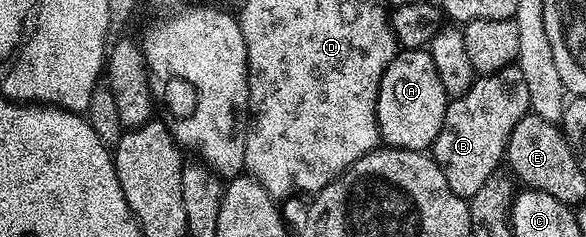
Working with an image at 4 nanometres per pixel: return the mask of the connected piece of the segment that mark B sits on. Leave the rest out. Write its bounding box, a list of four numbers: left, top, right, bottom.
[433,64,530,199]

